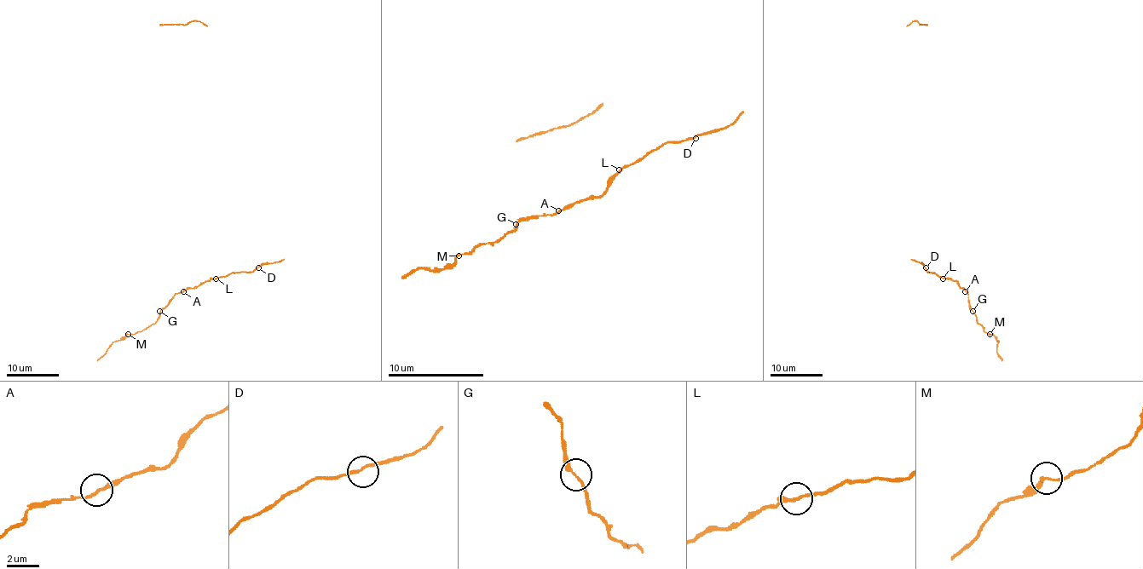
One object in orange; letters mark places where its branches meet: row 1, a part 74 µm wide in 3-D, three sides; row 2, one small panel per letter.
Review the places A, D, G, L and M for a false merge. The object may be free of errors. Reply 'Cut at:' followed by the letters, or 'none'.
Cut at: none

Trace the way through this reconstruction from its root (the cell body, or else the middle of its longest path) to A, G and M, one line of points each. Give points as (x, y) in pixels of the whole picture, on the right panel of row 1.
A: (921, 261), (926, 272), (955, 279), (965, 291)
G: (921, 261), (926, 272), (955, 279), (967, 293), (969, 307), (973, 311)
M: (921, 261), (926, 272), (955, 279), (967, 293), (969, 307), (976, 320), (984, 330), (990, 333)

